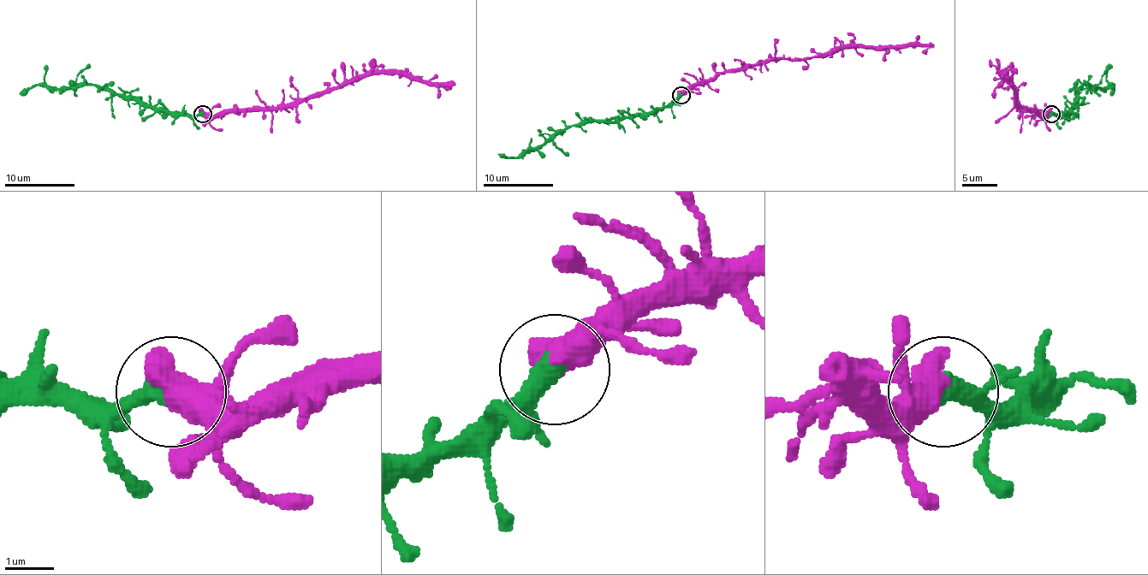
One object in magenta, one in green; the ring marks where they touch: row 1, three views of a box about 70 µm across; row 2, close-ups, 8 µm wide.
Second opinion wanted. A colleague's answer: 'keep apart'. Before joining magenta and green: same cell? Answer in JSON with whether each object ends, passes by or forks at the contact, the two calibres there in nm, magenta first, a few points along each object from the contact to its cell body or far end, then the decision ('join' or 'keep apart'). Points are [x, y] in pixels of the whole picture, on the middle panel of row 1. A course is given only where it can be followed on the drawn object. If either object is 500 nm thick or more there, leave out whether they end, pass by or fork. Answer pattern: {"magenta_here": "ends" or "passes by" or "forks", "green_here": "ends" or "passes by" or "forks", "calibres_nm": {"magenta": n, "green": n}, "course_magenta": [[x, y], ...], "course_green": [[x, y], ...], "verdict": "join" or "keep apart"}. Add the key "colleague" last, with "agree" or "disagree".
{"calibres_nm": {"magenta": 700, "green": 320}, "course_magenta": [[681, 96], [693, 86], [713, 81], [720, 74], [771, 60], [825, 55], [848, 46], [928, 48], [922, 53]], "course_green": [[681, 96], [646, 113], [633, 113], [611, 121], [567, 125], [516, 157], [498, 153]], "verdict": "join", "colleague": "disagree"}

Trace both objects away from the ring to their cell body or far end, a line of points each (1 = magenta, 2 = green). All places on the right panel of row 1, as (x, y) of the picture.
1: (1052, 114), (1043, 115), (1026, 109), (1016, 101), (1011, 85), (1002, 73), (1002, 84), (1009, 89)
2: (1052, 114), (1066, 115), (1078, 99), (1081, 85), (1101, 89), (1113, 85), (1109, 94)

